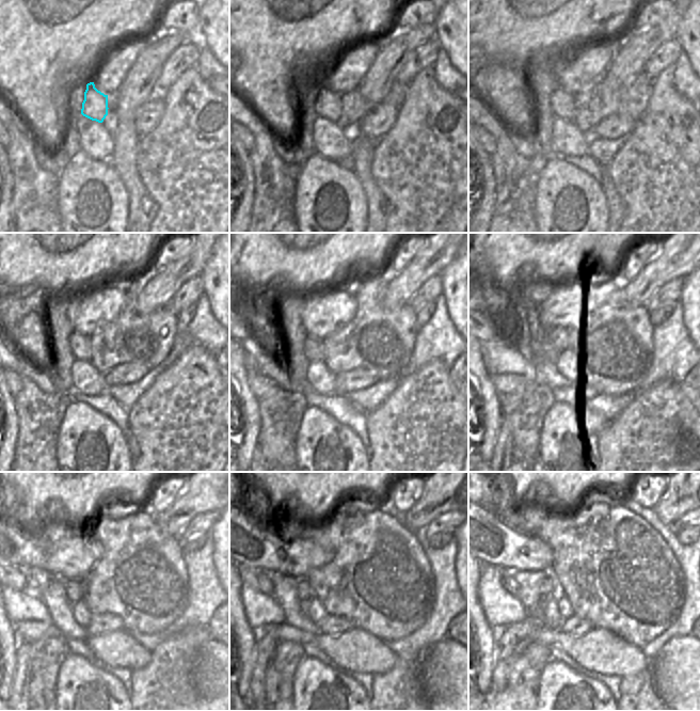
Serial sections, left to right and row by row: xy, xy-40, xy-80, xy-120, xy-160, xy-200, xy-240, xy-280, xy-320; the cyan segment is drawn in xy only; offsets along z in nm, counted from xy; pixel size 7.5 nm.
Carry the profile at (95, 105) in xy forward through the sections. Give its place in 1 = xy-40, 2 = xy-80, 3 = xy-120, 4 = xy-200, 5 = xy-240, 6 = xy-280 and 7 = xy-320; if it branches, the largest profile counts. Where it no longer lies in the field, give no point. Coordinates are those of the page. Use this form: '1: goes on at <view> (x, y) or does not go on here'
1: goes on at xy-40 (328, 106)
2: goes on at xy-80 (562, 105)
3: goes on at xy-120 (80, 346)
4: goes on at xy-200 (553, 341)
5: goes on at xy-240 (73, 588)
6: goes on at xy-280 (306, 594)
7: goes on at xy-320 (545, 587)

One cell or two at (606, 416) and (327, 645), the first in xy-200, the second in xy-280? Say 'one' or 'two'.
one

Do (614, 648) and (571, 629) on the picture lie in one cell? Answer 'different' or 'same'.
different

